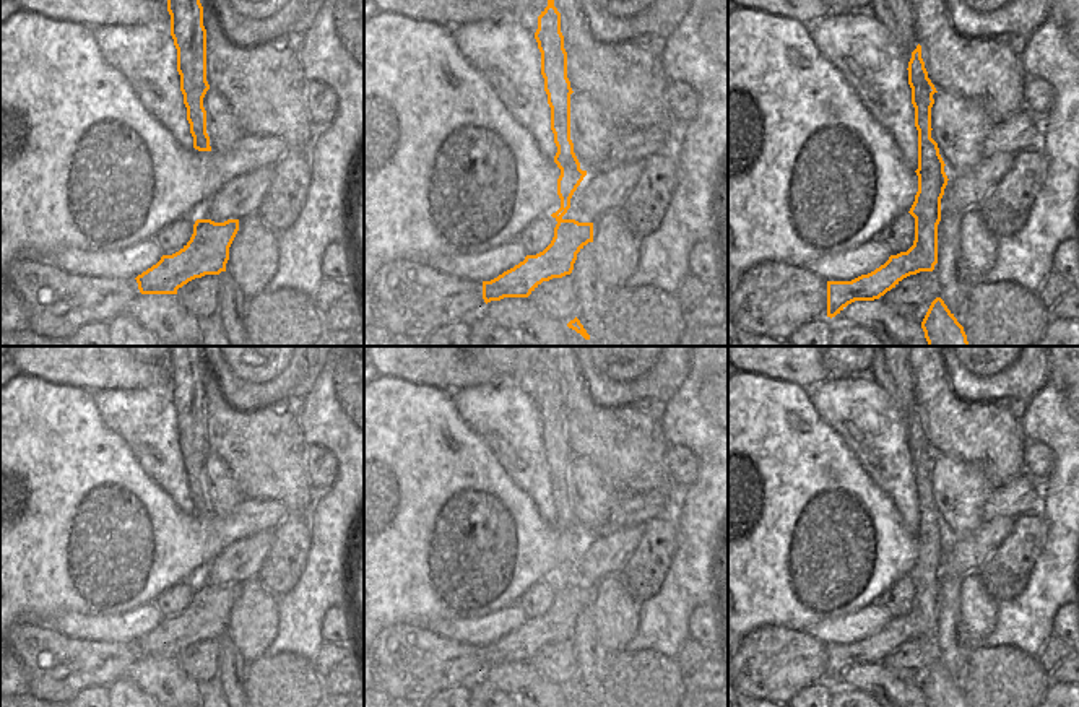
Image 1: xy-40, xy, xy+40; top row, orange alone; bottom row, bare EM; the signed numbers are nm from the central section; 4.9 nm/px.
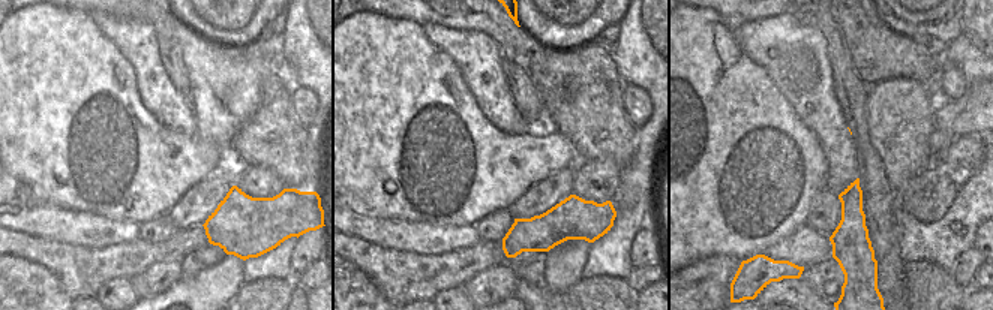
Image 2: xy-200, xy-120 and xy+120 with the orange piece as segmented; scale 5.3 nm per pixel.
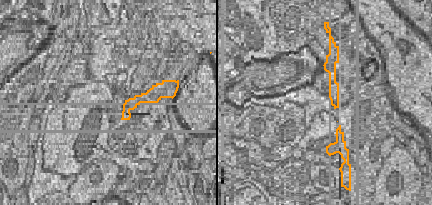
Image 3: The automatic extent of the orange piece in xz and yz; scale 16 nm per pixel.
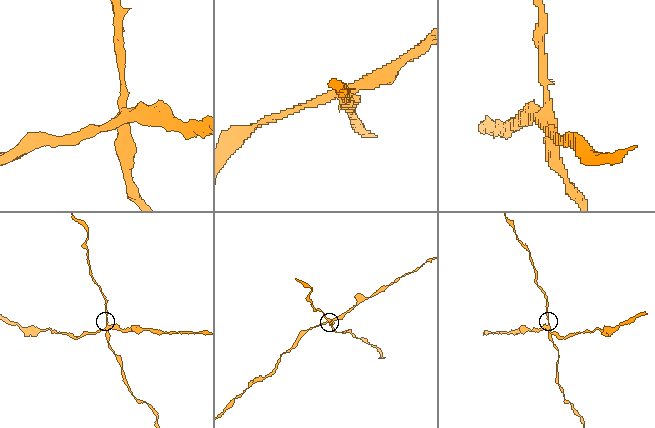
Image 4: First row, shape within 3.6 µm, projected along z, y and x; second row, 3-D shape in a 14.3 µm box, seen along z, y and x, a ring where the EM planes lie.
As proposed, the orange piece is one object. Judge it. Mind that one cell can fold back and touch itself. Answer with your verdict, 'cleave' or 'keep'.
cleave

